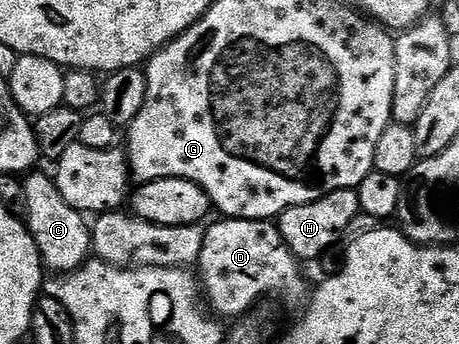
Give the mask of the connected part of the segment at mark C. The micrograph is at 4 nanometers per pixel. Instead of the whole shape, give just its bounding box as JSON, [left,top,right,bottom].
[22,170,92,274]

